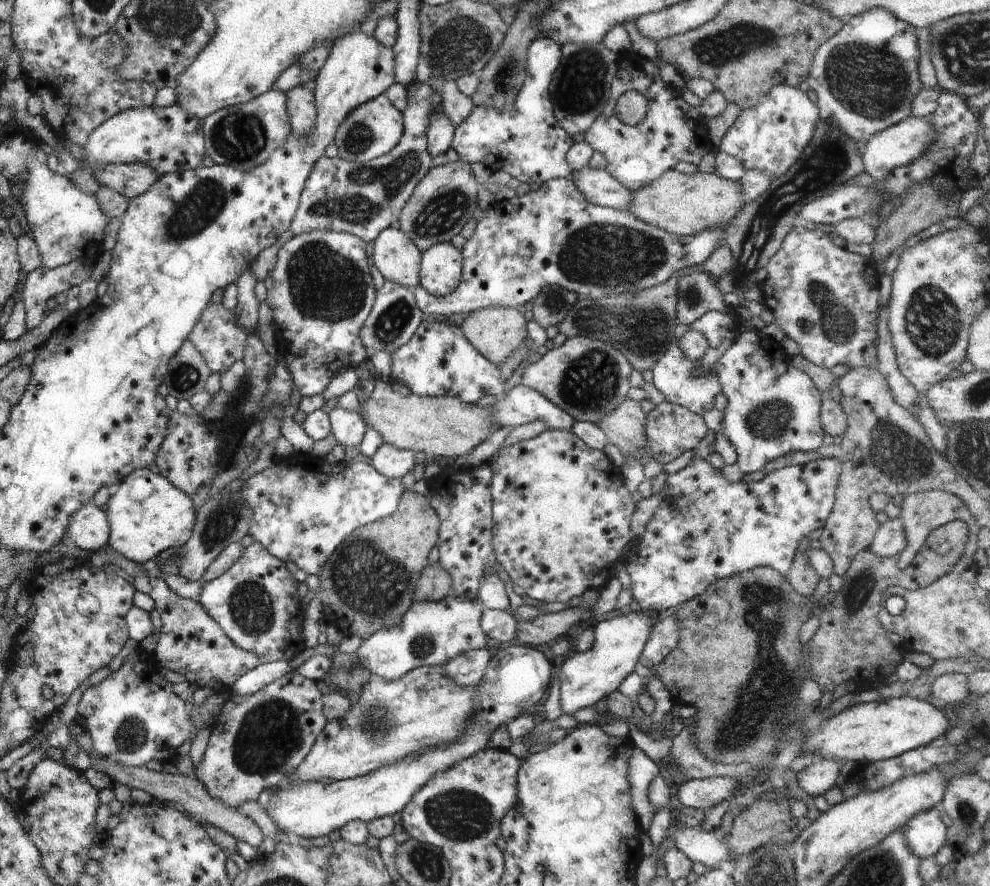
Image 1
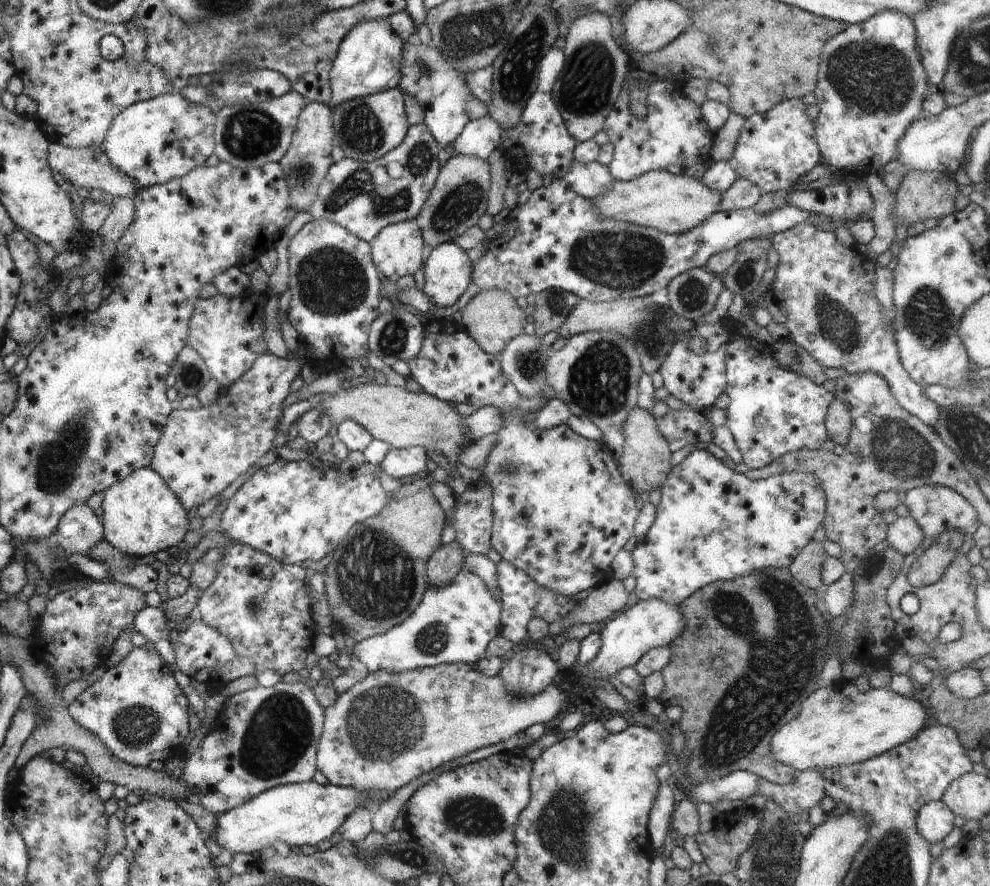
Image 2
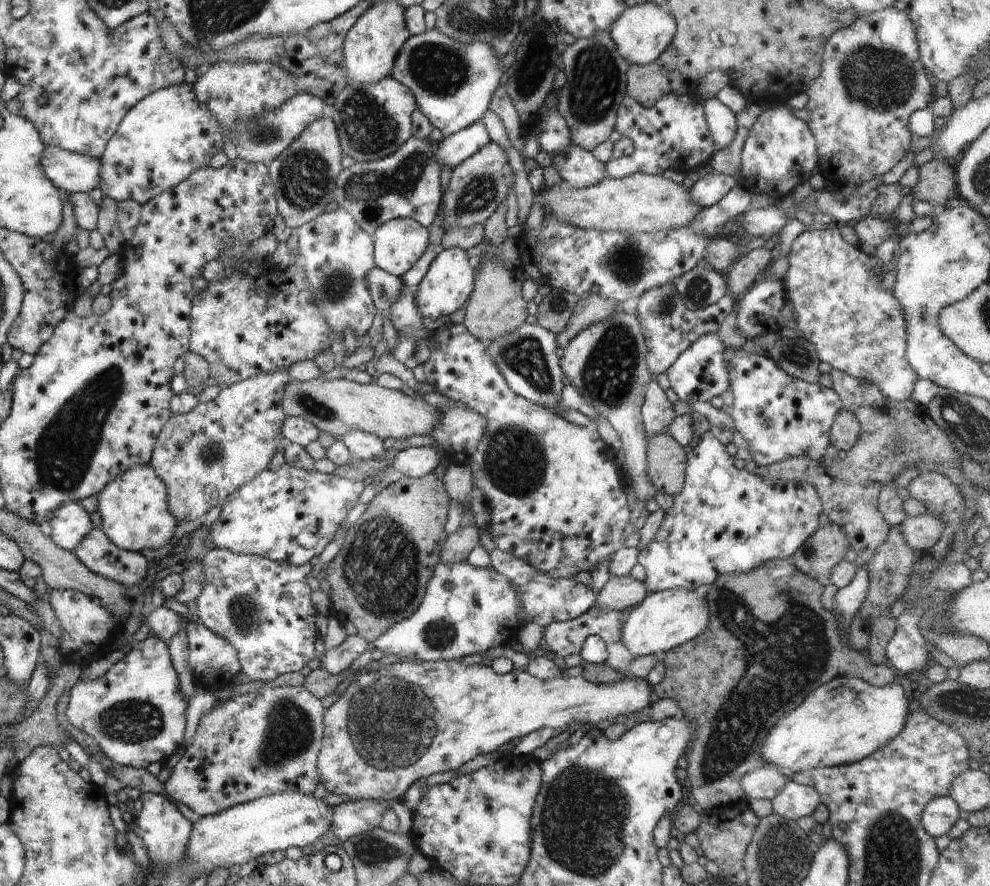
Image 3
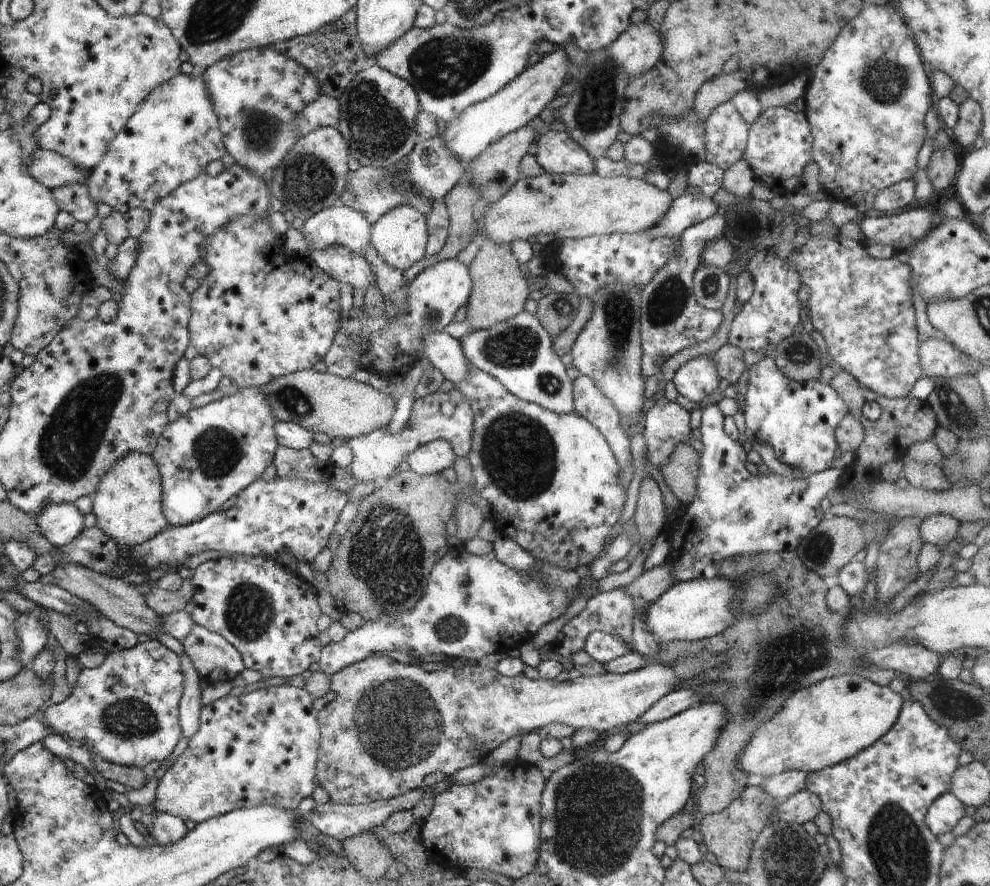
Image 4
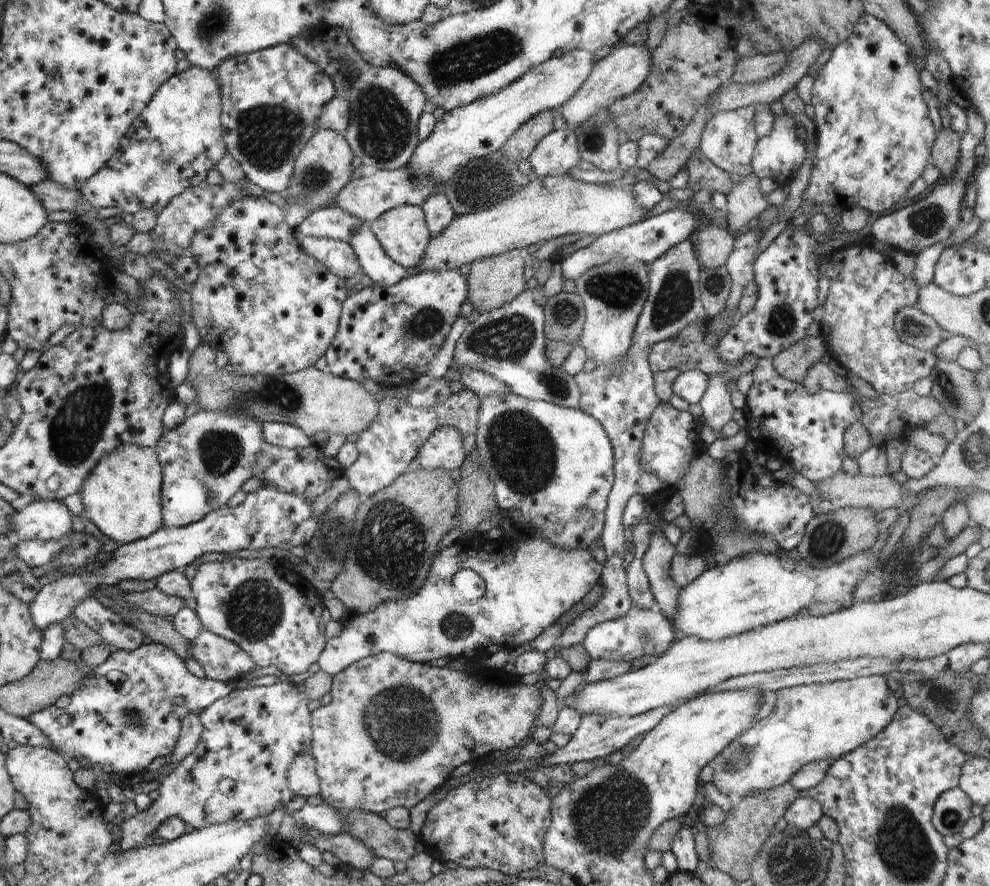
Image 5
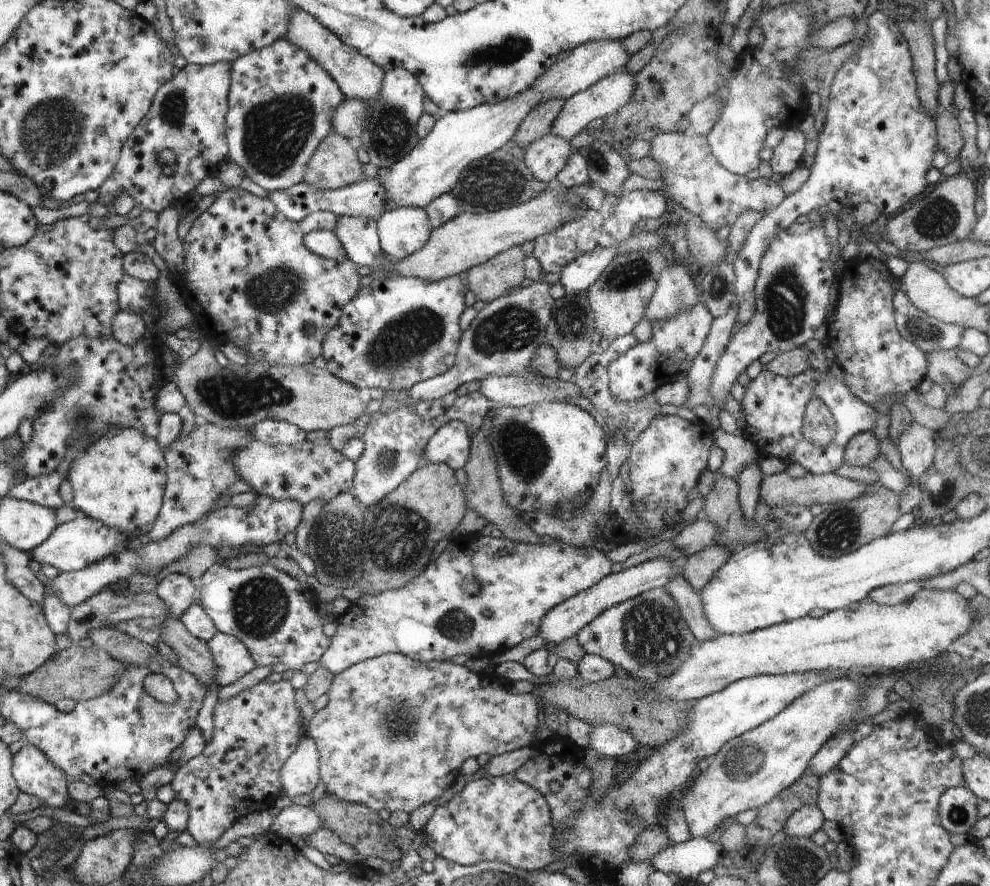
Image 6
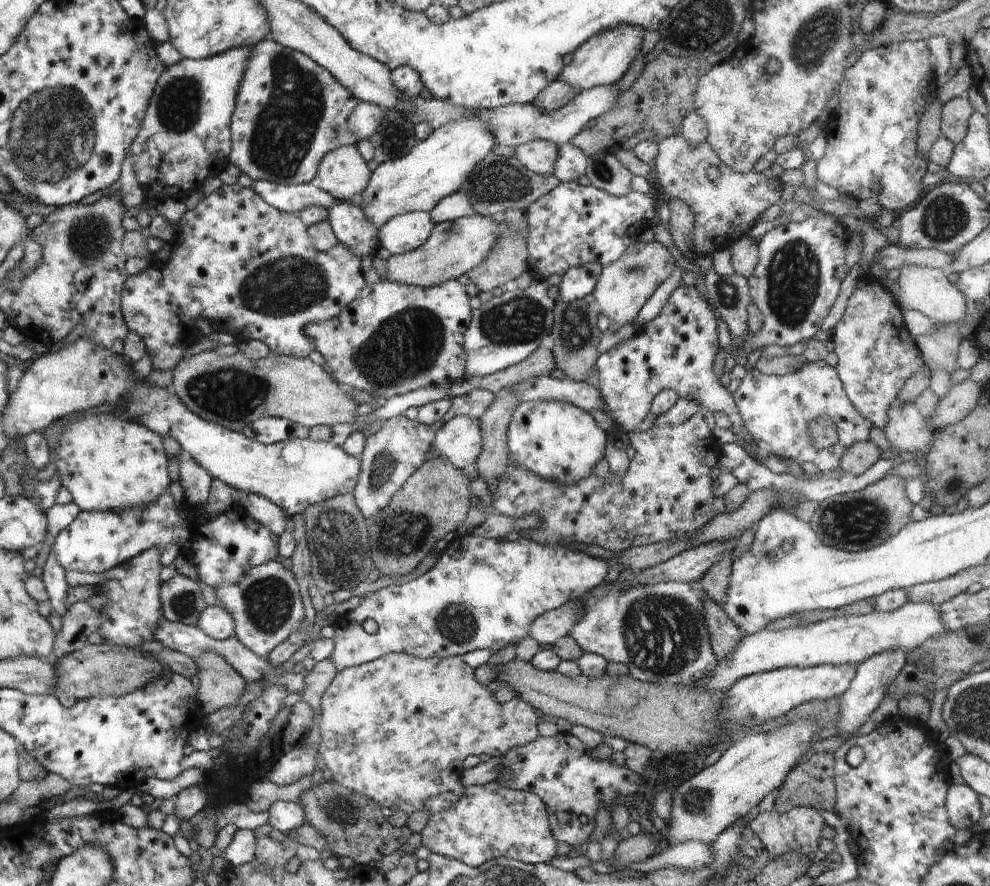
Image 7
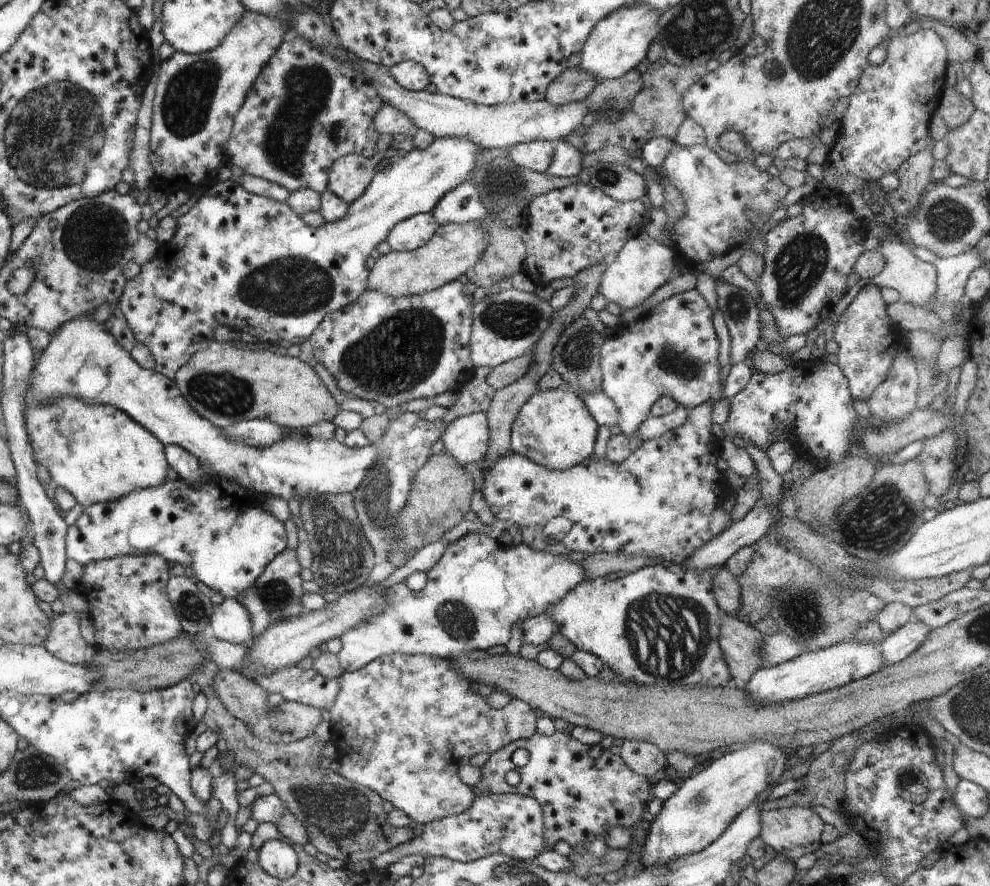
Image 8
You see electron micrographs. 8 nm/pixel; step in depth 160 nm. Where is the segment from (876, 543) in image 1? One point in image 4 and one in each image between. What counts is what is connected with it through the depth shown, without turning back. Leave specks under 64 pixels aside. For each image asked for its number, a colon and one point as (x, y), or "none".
2: (904, 535)
3: (921, 532)
4: (940, 530)

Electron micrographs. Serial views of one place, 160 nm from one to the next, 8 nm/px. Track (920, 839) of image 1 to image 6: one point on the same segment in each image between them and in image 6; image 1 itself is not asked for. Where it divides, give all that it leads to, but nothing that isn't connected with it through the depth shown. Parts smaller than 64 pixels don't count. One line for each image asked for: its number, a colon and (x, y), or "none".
2: (934, 820)
3: (940, 814)
4: (945, 812)
5: (951, 811)
6: (957, 806)

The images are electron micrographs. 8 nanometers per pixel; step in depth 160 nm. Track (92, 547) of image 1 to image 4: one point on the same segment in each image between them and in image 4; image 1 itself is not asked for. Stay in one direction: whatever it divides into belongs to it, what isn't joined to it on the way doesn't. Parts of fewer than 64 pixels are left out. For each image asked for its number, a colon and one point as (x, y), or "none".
2: (79, 530)
3: (71, 524)
4: (60, 523)

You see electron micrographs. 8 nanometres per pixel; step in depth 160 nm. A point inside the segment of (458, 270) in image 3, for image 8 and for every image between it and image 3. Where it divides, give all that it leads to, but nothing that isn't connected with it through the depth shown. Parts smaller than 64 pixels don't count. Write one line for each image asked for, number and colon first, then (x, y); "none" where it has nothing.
4: (389, 345)
5: (390, 335)
6: (394, 333)
7: (391, 339)
8: (391, 351)

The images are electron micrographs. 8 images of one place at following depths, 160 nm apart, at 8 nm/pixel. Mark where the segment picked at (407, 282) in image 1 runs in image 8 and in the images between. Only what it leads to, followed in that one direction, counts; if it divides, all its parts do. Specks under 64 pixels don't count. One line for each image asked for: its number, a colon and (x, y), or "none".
2: (396, 251)
3: (397, 245)
4: (400, 235)
5: (402, 231)
6: (403, 230)
7: (403, 233)
8: (412, 233)

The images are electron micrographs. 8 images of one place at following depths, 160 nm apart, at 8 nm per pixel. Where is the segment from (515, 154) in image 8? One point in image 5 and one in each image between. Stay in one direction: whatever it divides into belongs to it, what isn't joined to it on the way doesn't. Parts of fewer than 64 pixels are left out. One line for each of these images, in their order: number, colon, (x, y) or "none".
5: (557, 153)
6: (546, 156)
7: (539, 155)

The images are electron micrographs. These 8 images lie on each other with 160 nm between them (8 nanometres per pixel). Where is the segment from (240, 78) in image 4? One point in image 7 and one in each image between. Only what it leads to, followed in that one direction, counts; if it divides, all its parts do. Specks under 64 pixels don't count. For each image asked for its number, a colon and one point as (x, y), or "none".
5: (272, 101)
6: (281, 104)
7: (290, 112)

